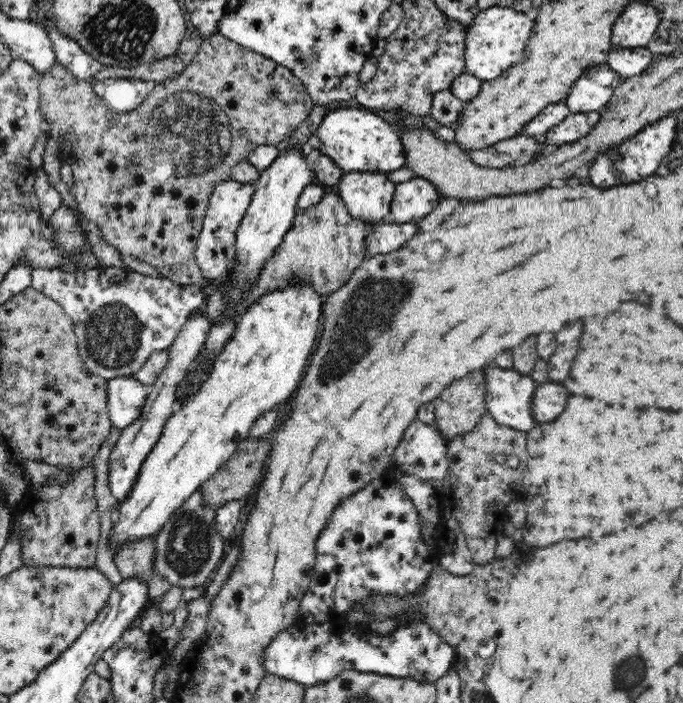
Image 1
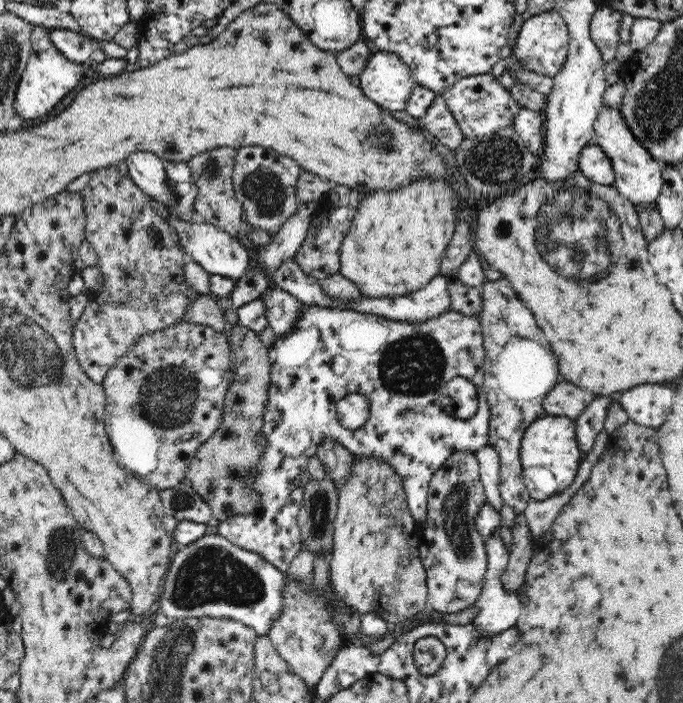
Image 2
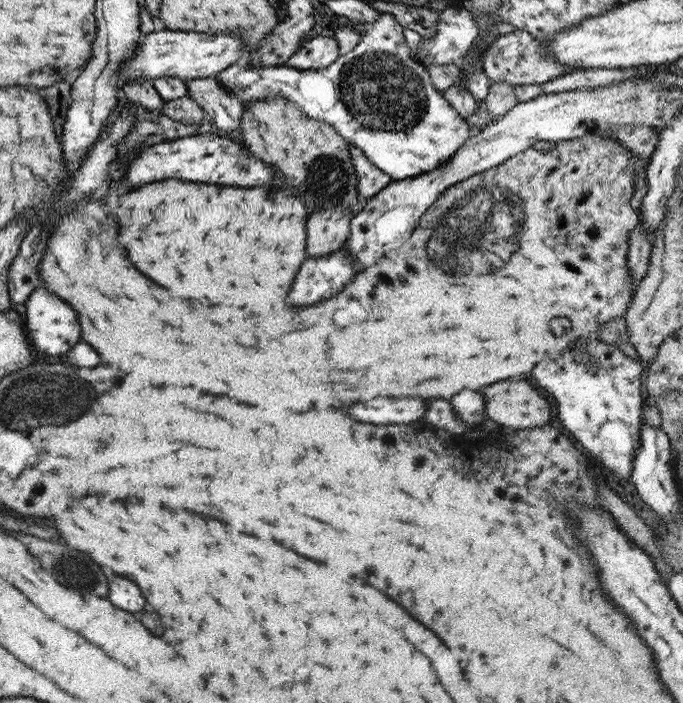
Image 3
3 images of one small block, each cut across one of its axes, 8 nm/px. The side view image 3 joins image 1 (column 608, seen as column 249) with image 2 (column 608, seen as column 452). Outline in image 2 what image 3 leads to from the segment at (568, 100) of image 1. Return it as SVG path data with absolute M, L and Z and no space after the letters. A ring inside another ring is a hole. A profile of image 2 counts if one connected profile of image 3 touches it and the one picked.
M604 105L593 127L593 140L607 152L612 161L615 172L613 185L620 195L634 206L647 207L656 203L663 190L663 170L666 164L656 161L648 150L638 143L628 125L624 123L618 107L608 108Z

